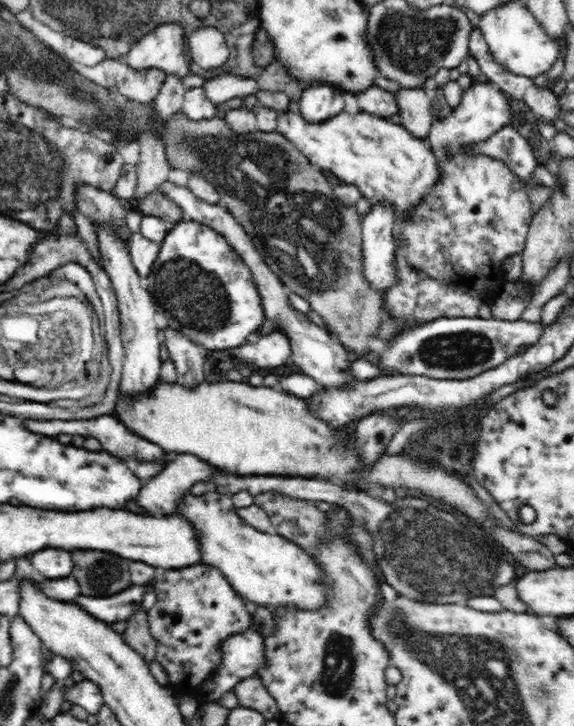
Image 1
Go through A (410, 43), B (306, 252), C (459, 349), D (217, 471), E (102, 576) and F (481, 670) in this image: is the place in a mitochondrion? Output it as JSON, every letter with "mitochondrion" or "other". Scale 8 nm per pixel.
{"A":"mitochondrion","B":"mitochondrion","C":"mitochondrion","D":"other","E":"mitochondrion","F":"mitochondrion"}

